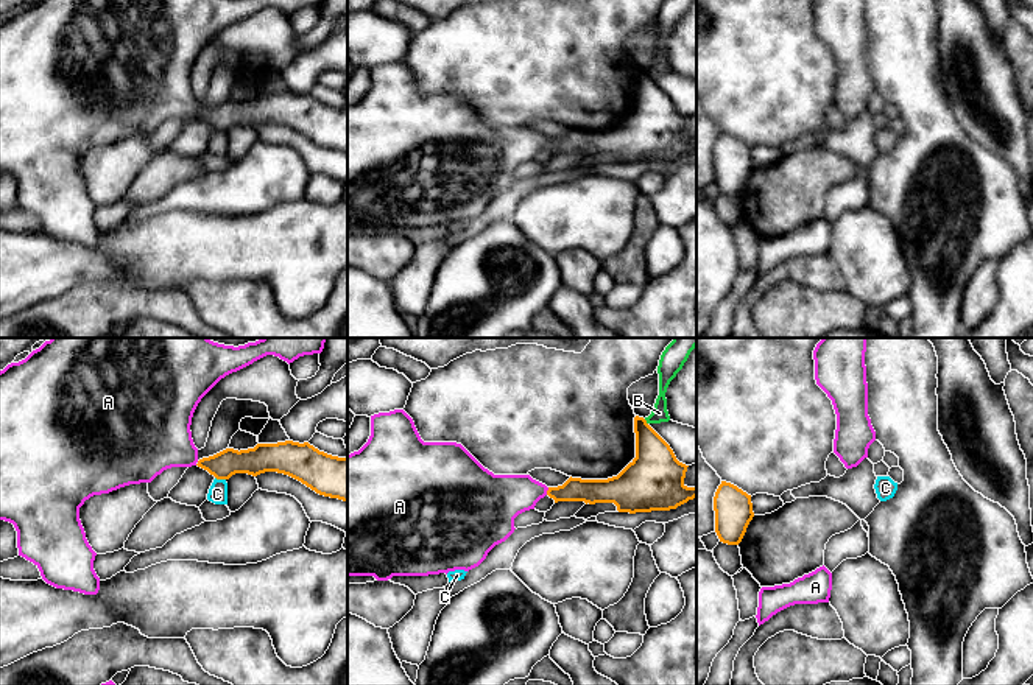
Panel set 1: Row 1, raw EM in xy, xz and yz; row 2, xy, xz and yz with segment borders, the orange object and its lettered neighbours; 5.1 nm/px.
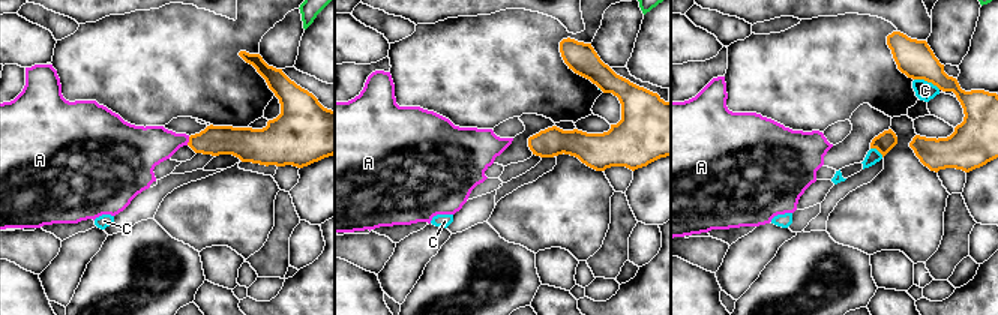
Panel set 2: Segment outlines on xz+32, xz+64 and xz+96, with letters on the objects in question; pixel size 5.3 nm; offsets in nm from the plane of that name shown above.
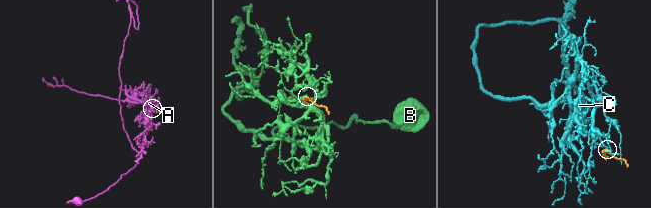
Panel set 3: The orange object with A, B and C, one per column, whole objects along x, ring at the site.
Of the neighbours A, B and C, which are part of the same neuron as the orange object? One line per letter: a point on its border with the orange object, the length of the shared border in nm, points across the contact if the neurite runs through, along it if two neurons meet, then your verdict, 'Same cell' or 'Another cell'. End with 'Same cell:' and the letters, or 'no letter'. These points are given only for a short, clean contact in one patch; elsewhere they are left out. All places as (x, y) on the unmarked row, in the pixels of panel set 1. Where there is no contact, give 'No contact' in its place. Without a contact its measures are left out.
A: Touches orange at xz (547, 142). Shared border 40 nm. Path across: xz (575, 140), (547, 142), (518, 144), (500, 150). Same cell
B: Touches orange at xz (645, 73). Shared border 40 nm. Boundary: xz (644, 70), (647, 75). Another cell
C: Touches orange at xy (220, 129). Shared border 60 nm. Another cell
Same cell: A

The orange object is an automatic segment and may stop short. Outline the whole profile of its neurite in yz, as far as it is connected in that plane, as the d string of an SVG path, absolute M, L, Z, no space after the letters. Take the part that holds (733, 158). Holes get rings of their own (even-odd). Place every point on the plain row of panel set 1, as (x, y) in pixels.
M721 132L714 148L715 184L720 193L739 196L754 168L751 146Z

